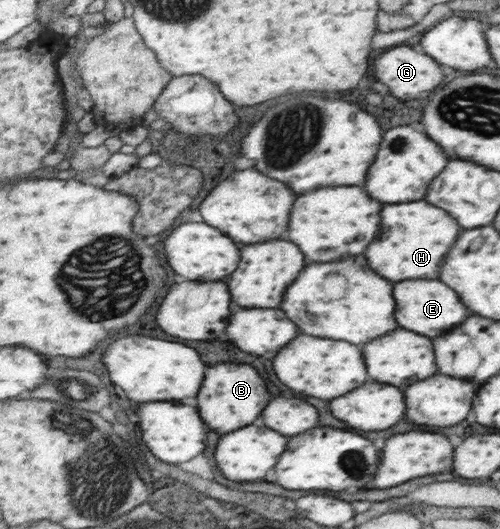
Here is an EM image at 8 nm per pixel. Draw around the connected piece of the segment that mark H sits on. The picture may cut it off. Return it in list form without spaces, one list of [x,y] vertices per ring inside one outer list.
[[[428,201],[406,205],[386,205],[382,211],[382,237],[370,245],[366,257],[376,273],[390,281],[406,279],[438,279],[444,259],[456,245],[462,227],[450,213]]]

